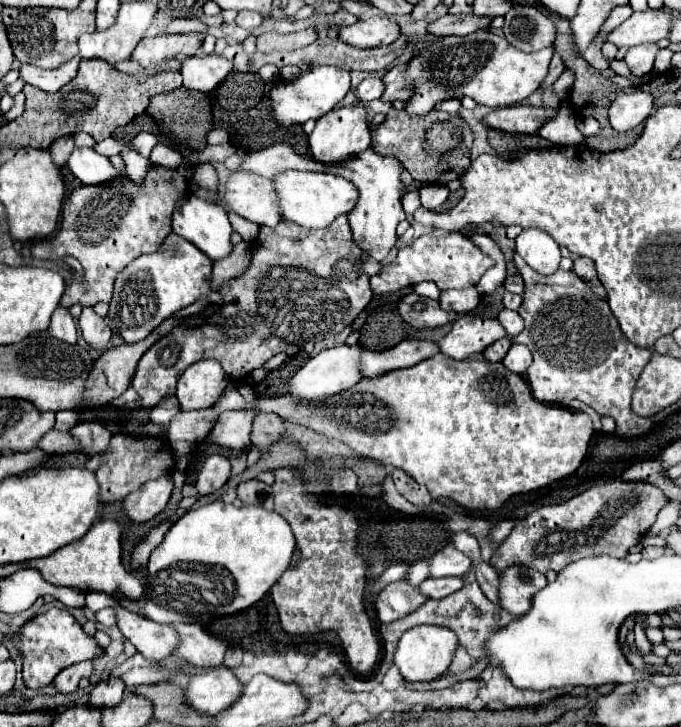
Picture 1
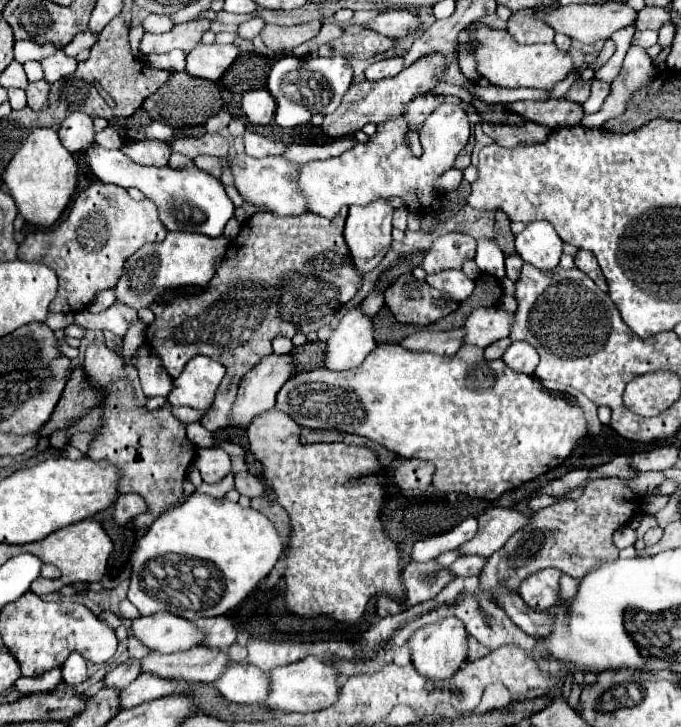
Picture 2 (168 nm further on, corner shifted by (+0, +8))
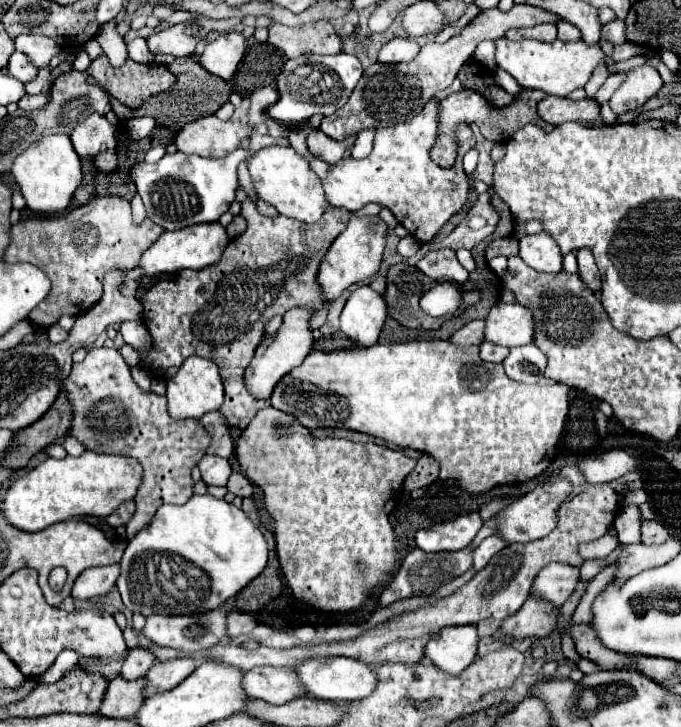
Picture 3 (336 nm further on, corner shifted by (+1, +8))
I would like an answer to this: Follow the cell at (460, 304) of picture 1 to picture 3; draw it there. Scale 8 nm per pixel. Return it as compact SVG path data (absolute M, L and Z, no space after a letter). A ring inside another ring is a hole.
M438 249L430 251L424 259L418 261L418 269L436 281L452 281L452 283L466 283L468 271L458 263L456 253L452 249Z

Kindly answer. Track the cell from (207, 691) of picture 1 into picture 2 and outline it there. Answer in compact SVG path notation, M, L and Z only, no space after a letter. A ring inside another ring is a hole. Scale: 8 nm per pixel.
M235 663L215 681L215 687L233 703L261 703L269 695L269 675L251 663Z

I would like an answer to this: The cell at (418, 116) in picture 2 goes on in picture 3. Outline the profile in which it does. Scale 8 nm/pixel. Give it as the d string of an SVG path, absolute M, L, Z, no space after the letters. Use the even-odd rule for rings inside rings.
M464 89L464 91L460 91L460 93L452 93L452 95L440 99L440 105L438 105L438 131L440 131L440 133L438 133L436 143L432 145L430 157L436 159L436 163L438 163L440 167L450 167L450 165L454 164L457 156L457 144L452 145L452 143L454 143L454 137L456 137L456 127L458 127L460 123L466 123L466 125L476 123L476 125L480 127L482 135L484 135L486 139L494 141L494 143L504 143L504 141L508 141L508 137L512 137L512 133L516 133L520 127L524 127L524 125L528 125L528 123L538 125L540 129L544 129L546 133L550 133L554 127L552 127L550 123L542 121L542 119L538 117L538 113L536 113L536 105L538 105L538 101L544 99L544 97L546 97L546 95L544 95L542 91L522 91L520 95L516 95L514 103L508 105L508 107L504 107L504 109L490 107L482 95L478 95L476 91L468 91L468 89Z

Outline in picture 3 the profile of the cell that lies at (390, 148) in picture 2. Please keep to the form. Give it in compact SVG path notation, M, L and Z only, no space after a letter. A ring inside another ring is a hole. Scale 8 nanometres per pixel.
M432 99L412 121L392 127L378 127L374 149L368 157L344 157L342 161L330 165L326 177L322 179L328 205L358 211L366 203L380 203L394 213L394 217L408 229L412 237L422 243L430 241L442 229L442 225L466 203L468 177L462 171L462 157L474 147L472 129L468 125L460 125L454 165L450 169L442 169L430 159L428 153L438 133L436 105L438 99Z

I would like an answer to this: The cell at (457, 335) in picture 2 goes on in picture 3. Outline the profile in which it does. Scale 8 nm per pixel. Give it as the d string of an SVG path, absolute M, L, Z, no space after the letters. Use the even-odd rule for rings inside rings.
M476 319L466 323L462 329L458 329L452 337L450 343L456 347L468 347L468 345L480 345L482 343L482 333L484 333L484 321Z

